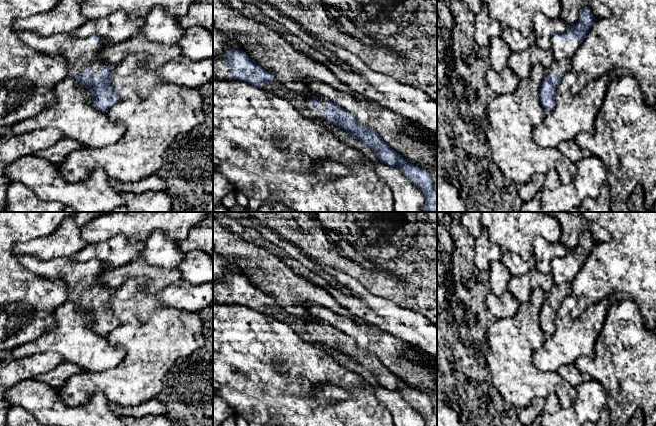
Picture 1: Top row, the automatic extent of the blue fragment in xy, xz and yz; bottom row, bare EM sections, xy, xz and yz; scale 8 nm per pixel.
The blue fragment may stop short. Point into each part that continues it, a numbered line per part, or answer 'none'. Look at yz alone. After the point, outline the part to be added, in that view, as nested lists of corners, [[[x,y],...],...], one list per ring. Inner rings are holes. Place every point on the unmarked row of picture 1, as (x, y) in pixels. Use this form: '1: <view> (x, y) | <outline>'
1: yz (563, 275) | [[[550,264],[550,274],[553,279],[552,288],[547,296],[556,302],[561,296],[563,299],[572,294],[572,282],[580,268],[577,264]]]

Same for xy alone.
1: xy (80, 276) | [[[22,255],[18,260],[25,269],[42,278],[65,282],[69,301],[81,300],[92,289],[94,300],[100,302],[102,293],[108,291],[108,286],[101,282],[111,270],[105,263],[92,264],[74,257],[42,260],[33,255]]]

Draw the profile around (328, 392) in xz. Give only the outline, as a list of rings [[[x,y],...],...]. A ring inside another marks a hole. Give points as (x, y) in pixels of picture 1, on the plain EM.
[[[327,384],[322,387],[319,395],[324,400],[343,400],[347,398],[348,392],[342,388]]]

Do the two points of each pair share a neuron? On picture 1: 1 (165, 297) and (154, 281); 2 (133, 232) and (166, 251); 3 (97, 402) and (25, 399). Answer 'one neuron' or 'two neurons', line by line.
1: two neurons
2: two neurons
3: one neuron

